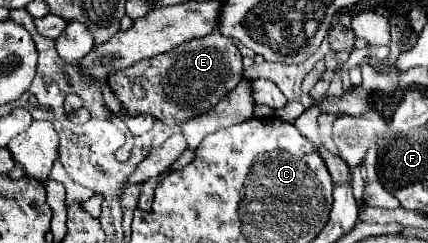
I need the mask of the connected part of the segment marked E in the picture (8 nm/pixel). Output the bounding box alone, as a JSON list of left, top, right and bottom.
[109,31,243,125]

